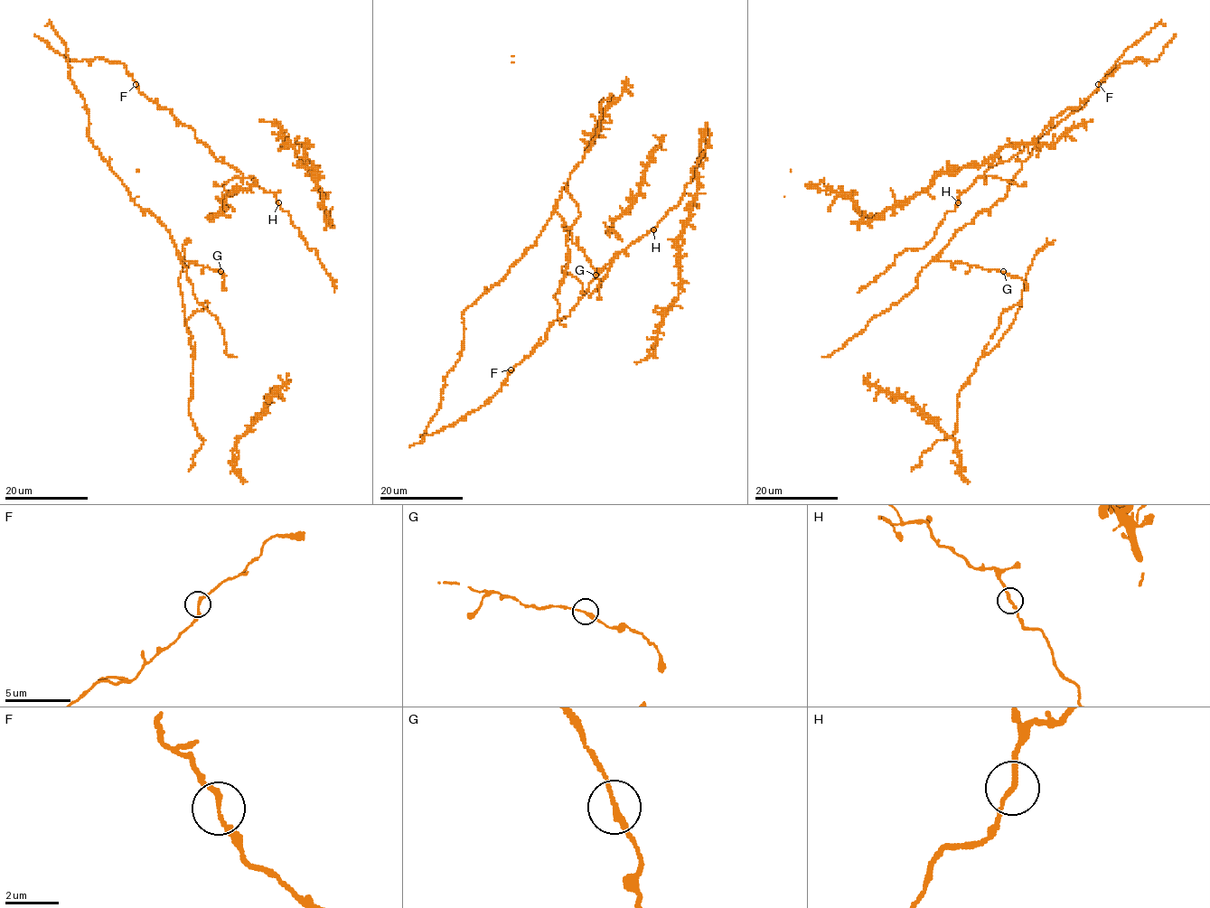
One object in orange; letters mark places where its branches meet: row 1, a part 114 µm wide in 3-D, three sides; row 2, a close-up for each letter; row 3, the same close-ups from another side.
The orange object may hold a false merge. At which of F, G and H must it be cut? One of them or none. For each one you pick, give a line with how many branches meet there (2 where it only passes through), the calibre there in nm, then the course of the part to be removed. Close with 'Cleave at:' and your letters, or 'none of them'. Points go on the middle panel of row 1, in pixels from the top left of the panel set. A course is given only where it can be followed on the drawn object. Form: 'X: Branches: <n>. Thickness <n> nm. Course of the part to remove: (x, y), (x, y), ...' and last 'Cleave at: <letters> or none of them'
Cleave at: none of them

